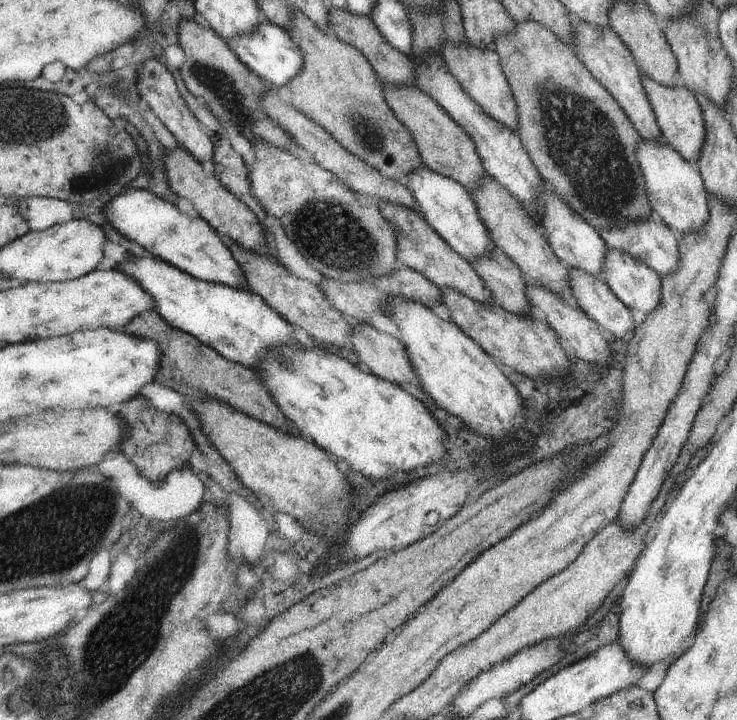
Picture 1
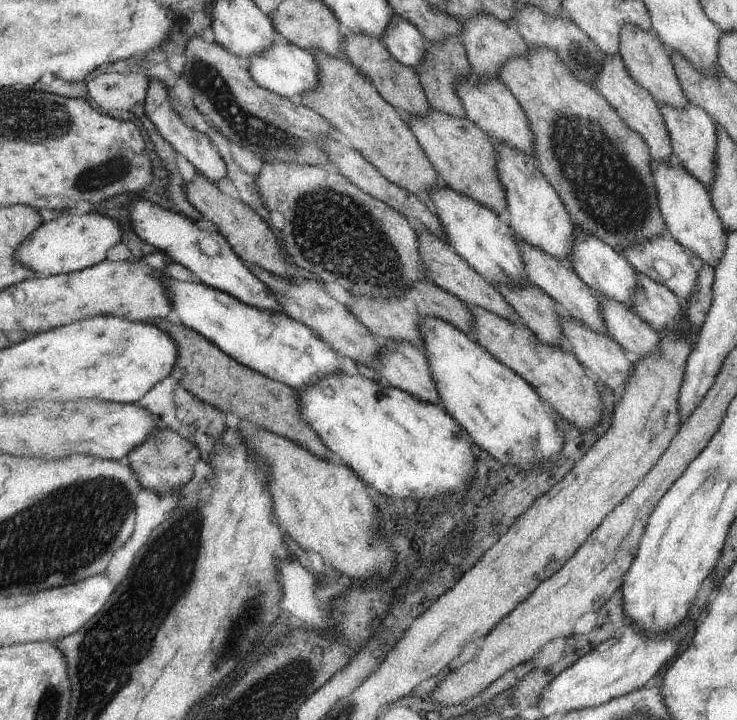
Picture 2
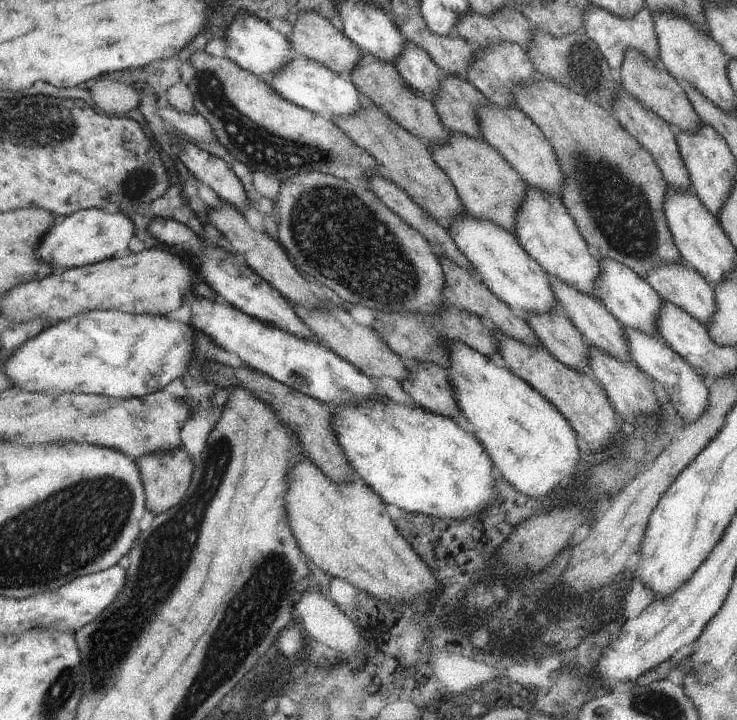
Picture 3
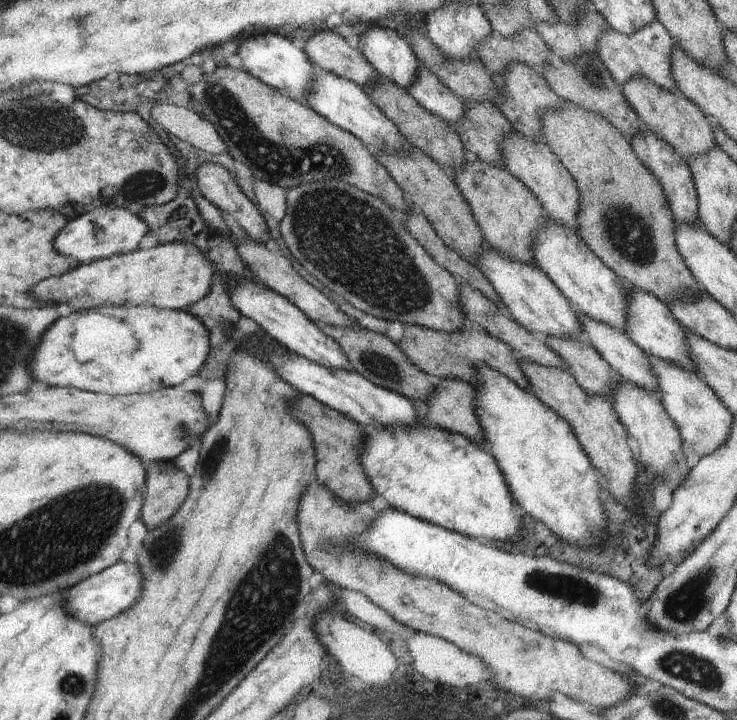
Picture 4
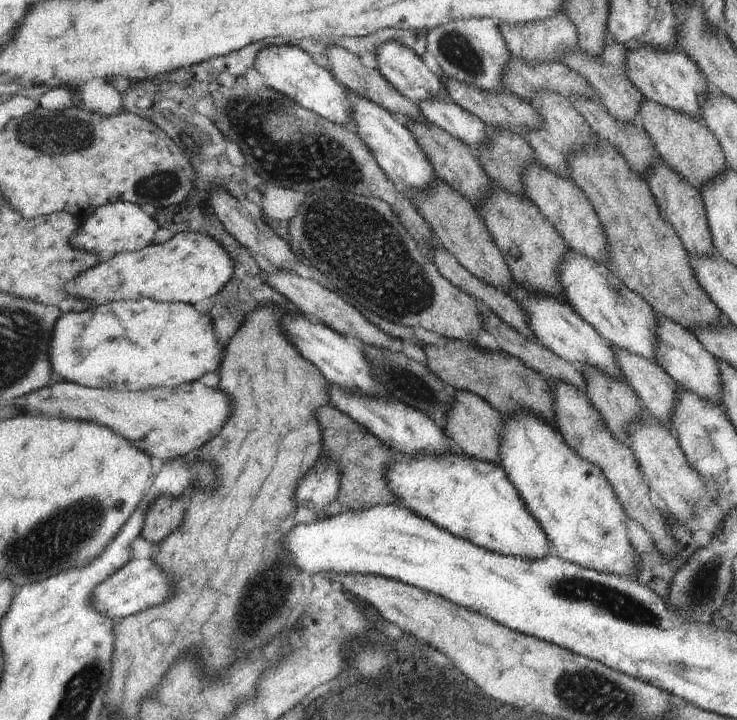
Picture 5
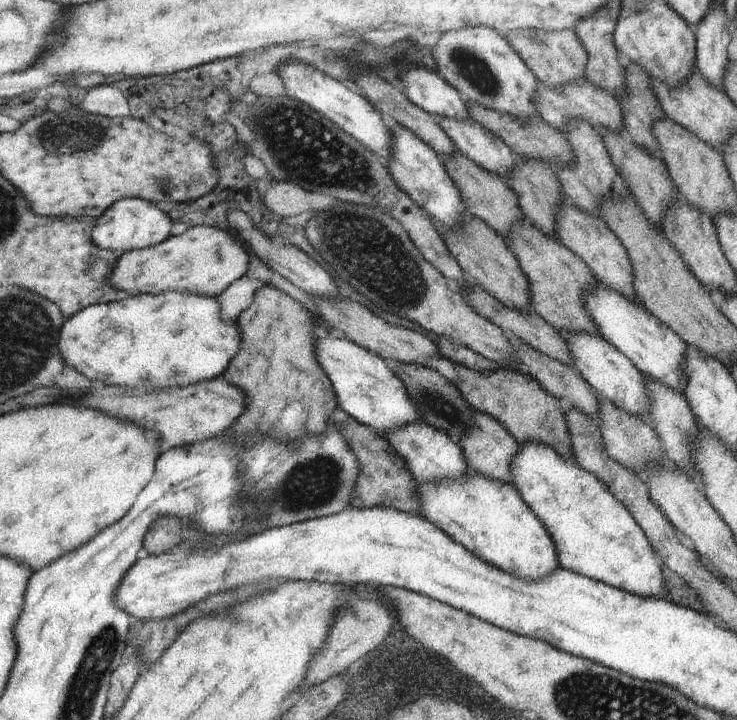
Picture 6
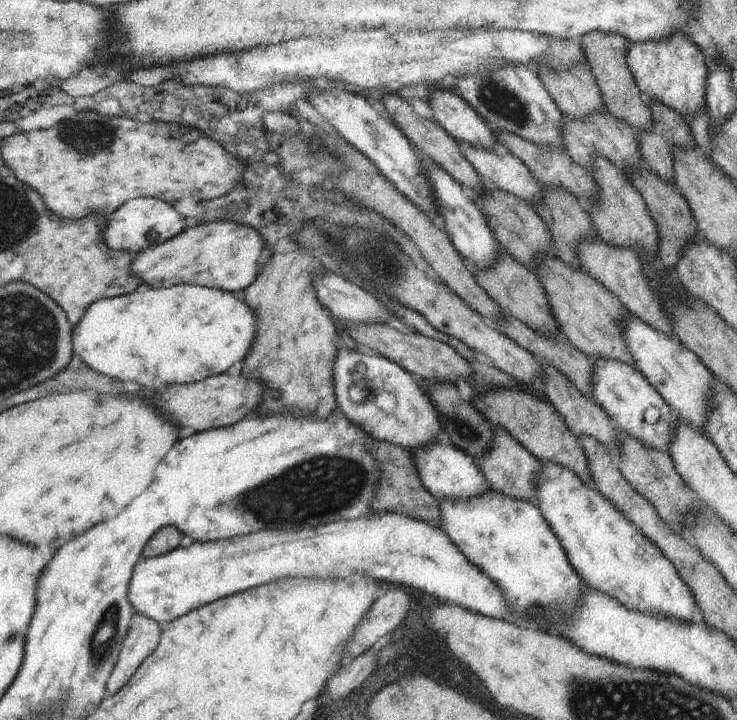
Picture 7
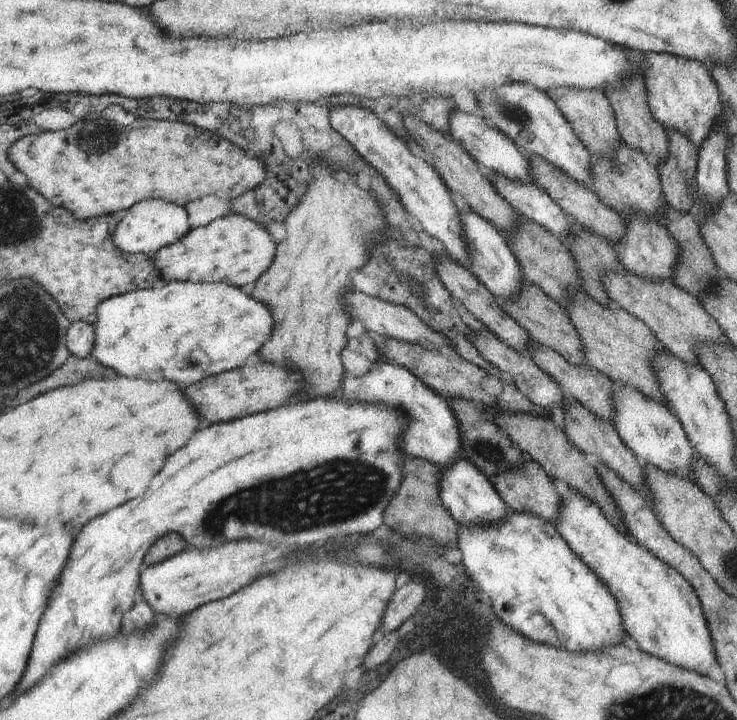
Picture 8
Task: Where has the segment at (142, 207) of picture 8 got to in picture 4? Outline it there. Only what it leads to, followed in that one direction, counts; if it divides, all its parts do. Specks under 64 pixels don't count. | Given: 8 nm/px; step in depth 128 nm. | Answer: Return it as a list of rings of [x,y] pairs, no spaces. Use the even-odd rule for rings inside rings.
[[[96,208],[88,214],[70,220],[69,224],[56,236],[55,250],[63,256],[73,259],[78,264],[89,264],[115,255],[136,251],[139,244],[149,232],[148,224],[132,211],[124,208]]]

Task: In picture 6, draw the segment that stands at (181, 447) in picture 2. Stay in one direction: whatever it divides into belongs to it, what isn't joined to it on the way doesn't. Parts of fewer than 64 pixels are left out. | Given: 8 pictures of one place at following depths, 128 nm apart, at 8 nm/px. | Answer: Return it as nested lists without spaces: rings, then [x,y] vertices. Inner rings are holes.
[[[164,516],[148,526],[143,547],[148,554],[159,555],[179,548],[183,538],[182,522],[176,516]]]

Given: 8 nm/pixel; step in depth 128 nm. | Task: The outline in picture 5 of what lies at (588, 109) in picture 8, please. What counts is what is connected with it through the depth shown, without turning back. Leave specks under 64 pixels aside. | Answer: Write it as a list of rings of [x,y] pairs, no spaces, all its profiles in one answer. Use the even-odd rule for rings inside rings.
[[[562,11],[553,15],[553,18],[532,23],[516,25],[499,23],[499,30],[512,56],[528,63],[564,63],[562,60],[565,55],[579,48],[576,28]]]

